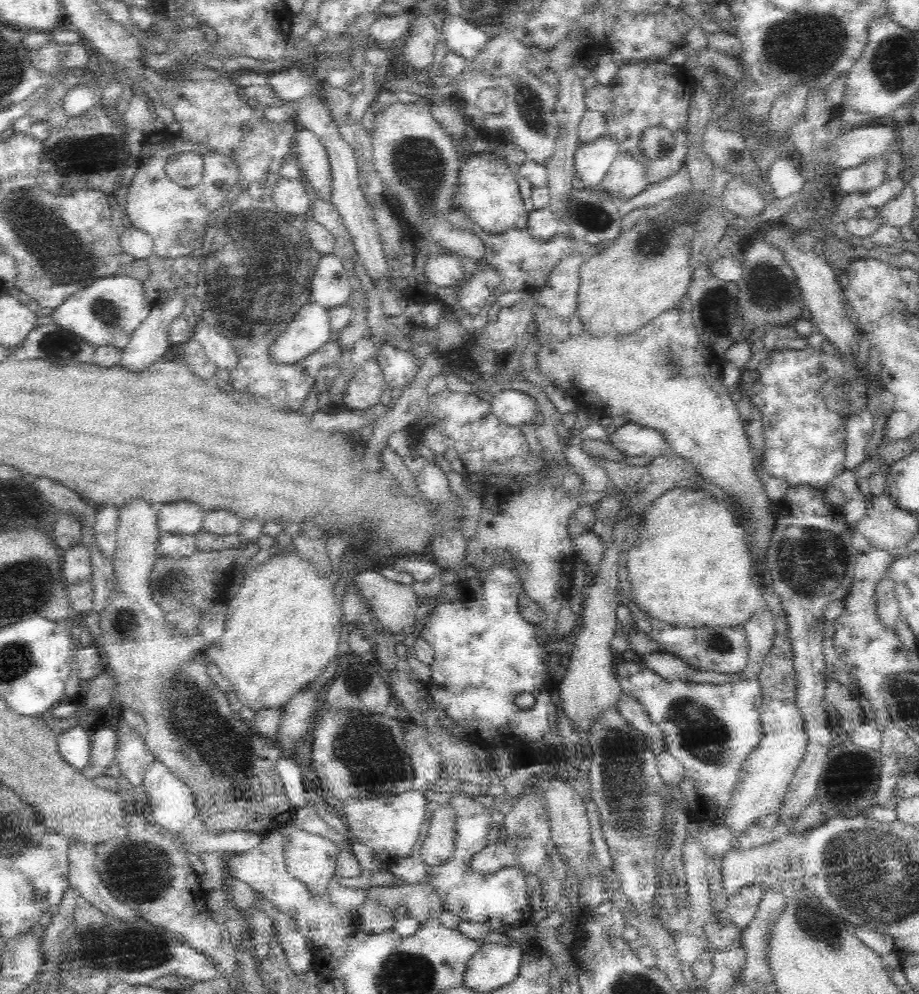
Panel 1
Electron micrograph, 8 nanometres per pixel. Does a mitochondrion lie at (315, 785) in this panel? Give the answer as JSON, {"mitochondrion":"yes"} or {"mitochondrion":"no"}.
{"mitochondrion":"no"}

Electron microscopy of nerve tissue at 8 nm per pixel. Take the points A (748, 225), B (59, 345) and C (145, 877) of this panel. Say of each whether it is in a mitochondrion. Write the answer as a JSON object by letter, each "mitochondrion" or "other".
{"A":"other","B":"mitochondrion","C":"mitochondrion"}

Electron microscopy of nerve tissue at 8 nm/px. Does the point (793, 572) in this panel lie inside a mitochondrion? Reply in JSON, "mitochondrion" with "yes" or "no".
{"mitochondrion":"yes"}

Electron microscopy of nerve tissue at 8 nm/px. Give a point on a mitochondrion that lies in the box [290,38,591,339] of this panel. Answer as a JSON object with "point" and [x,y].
{"point":[421,161]}

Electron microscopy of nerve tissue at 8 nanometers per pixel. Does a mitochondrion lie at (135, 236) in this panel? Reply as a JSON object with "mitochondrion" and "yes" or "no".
{"mitochondrion":"no"}

